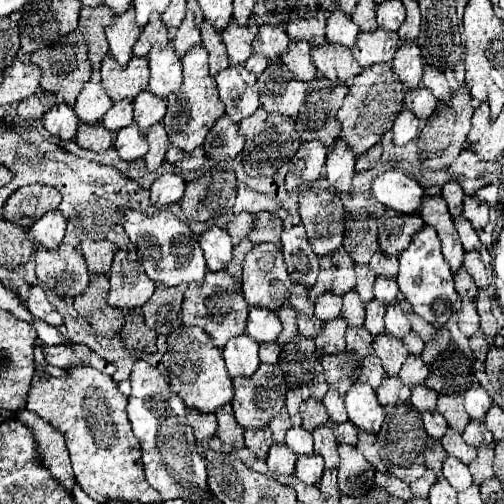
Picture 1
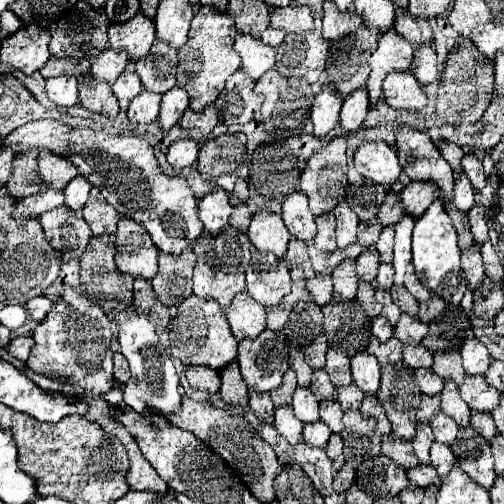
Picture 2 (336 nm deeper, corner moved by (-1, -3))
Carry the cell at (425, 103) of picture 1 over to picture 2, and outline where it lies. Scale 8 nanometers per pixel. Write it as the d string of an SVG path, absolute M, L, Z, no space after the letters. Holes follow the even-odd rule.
M429 45L417 47L413 63L411 63L411 71L419 79L421 85L427 85L429 81L433 81L437 77L437 53L435 53L435 47L429 47Z

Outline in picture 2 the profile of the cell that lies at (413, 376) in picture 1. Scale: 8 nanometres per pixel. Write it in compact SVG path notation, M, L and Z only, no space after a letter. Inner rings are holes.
M401 313L401 319L395 325L393 335L397 339L401 339L403 345L417 345L427 335L427 325L421 319L417 319L417 317L409 315L409 313Z

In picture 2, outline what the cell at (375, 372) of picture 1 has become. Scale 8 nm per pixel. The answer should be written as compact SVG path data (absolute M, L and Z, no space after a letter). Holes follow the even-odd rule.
M379 315L373 319L373 335L379 337L379 341L387 341L393 335L393 325L383 315Z

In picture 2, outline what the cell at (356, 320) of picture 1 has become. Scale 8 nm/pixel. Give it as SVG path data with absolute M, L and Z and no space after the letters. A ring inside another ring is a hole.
M369 247L357 259L357 277L361 281L373 283L377 277L377 267L379 267L379 251L375 247Z

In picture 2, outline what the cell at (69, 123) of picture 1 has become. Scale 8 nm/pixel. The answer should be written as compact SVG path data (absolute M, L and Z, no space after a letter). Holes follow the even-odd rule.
M59 75L47 79L47 95L55 105L71 107L77 103L77 79L73 75Z

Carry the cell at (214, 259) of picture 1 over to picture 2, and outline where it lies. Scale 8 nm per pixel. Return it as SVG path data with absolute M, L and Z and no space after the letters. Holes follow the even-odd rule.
M215 187L199 199L199 219L211 235L217 235L229 223L231 211L233 207L229 205L229 197L223 187Z

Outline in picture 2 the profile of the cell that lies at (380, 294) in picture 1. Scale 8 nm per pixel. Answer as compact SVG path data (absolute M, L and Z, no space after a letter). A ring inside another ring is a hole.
M383 227L381 229L381 237L377 241L377 249L381 251L379 253L381 261L387 261L387 263L393 261L393 235L395 235L393 227Z

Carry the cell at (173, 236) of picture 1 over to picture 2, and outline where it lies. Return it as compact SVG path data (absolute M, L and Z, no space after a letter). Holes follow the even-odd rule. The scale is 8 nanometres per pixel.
M41 119L15 129L1 143L1 147L11 147L15 153L27 151L31 147L51 149L57 155L71 159L71 163L79 167L81 175L97 185L107 203L111 203L121 215L135 219L149 231L159 251L179 255L203 231L193 189L185 179L161 171L153 145L143 137L123 133L111 135L85 127L69 127L55 119Z

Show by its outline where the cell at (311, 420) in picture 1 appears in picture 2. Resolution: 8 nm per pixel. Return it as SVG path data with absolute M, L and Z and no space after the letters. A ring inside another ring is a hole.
M315 369L313 377L311 377L311 389L315 391L317 399L335 399L337 397L337 389L333 387L333 383L329 381L329 375L325 373L325 369Z

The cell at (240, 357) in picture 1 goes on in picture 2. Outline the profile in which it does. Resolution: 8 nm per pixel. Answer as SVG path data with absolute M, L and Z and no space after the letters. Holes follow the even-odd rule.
M241 291L227 307L227 319L237 341L245 337L253 339L265 329L265 305L251 299L247 291Z

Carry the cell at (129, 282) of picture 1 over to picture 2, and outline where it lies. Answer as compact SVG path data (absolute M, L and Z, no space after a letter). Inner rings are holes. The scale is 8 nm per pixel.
M121 217L115 237L115 263L119 271L133 277L153 279L157 271L159 249L151 241L151 235L145 231L145 227L129 217Z

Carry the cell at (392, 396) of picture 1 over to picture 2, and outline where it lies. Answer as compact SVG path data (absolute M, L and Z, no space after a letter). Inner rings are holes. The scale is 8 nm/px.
M373 337L371 343L369 343L369 347L367 347L367 351L371 351L379 359L381 367L401 365L401 361L403 361L401 349L403 349L403 343L397 337L391 337L385 343L381 343L377 337Z

